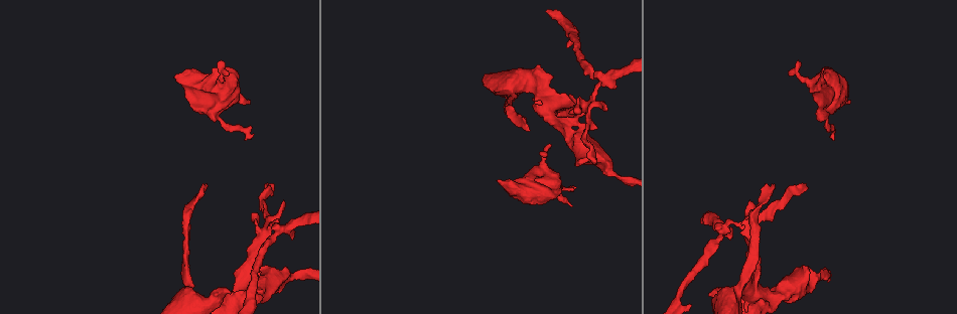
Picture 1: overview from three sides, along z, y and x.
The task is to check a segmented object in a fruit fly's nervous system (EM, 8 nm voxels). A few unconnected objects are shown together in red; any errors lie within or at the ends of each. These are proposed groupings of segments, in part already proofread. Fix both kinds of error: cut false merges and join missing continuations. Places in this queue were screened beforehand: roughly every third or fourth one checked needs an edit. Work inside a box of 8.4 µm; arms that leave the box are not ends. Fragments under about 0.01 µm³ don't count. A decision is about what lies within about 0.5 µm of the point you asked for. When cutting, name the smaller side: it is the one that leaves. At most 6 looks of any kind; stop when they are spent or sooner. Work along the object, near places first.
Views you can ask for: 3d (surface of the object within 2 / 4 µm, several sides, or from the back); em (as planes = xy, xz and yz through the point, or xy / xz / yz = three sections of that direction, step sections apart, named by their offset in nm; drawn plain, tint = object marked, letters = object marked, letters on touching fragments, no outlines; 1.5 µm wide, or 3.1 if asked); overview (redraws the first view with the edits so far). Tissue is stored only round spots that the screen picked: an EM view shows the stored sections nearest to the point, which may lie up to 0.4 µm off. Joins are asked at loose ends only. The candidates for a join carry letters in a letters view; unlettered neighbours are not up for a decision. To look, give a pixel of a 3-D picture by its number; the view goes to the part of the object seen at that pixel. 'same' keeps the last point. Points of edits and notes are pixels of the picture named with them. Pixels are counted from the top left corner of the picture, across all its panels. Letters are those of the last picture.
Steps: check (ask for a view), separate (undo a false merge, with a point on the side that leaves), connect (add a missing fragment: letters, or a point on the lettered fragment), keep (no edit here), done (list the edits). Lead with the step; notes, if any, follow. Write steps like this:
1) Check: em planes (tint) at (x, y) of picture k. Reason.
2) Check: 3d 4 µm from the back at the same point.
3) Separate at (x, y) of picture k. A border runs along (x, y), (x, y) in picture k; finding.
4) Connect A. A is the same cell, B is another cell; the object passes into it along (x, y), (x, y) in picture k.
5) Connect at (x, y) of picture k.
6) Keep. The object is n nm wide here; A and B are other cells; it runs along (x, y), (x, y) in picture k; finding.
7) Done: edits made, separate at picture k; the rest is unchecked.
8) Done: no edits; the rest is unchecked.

Check: 3d 4 µm at (251, 135) of picture 1. An open end.

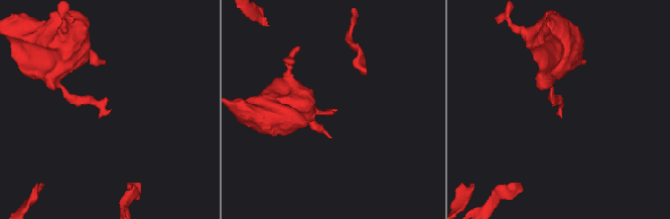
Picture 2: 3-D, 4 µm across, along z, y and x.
Check: em planes (letters) at (334, 110) of picture 2. Need the tissue.

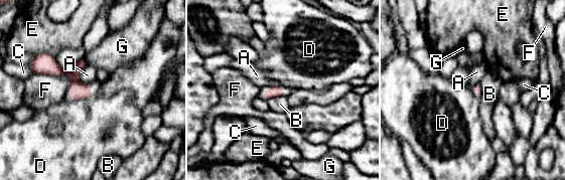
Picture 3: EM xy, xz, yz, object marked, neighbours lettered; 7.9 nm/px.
Keep. A, B, C, D, E, F and G are other cells; a border runs along (89, 97), (75, 100) in picture 3; no lettered fragment goes on from it.

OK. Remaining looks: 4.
Check: em xz step 8 (tint) at (528, 131) of picture 1. End of a long branch.

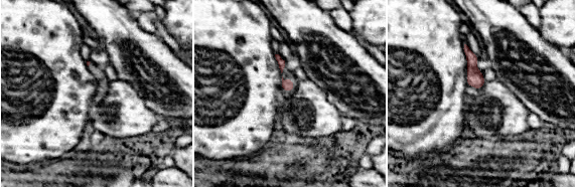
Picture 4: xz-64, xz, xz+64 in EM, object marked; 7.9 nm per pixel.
Check: em planes (letters) at the same point. Cut it another way.

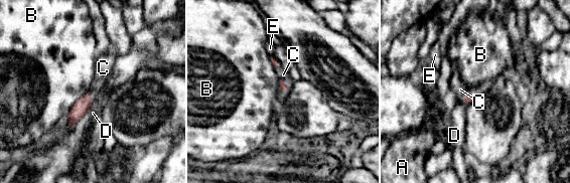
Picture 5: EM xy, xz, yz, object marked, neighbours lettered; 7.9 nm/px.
Connect C. C is the same cell, A, B, D and E are other cells; the object passes into it along (283, 87), (285, 85), (283, 74) in picture 5; it goes on there.

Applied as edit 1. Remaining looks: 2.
Done: edits made, connect at picture 5; the rest is unchecked.

